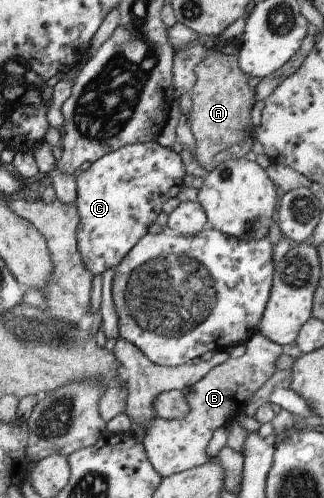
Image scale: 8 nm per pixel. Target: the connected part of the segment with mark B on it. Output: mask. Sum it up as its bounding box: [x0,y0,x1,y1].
[142,332,281,477]

